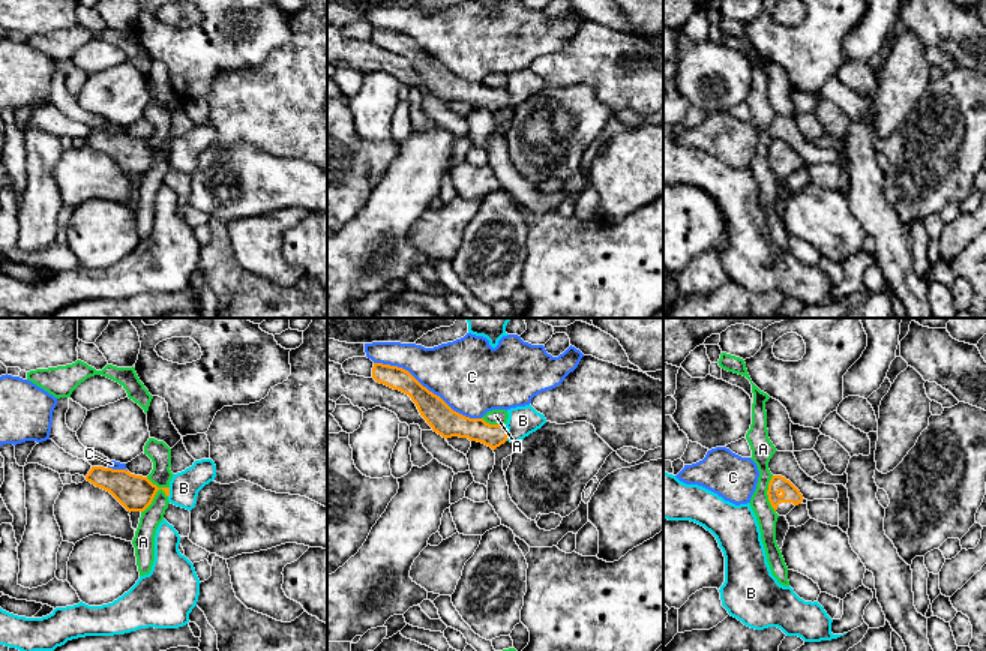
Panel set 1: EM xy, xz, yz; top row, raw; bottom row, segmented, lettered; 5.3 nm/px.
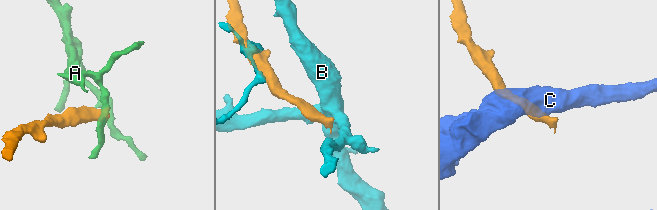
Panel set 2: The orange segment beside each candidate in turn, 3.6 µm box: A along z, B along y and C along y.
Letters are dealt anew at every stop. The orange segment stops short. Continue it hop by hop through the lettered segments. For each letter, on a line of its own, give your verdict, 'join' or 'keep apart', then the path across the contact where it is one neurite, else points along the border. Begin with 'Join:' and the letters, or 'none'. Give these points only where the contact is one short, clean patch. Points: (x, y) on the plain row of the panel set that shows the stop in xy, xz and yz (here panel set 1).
Join: none
A: keep apart | along xy (168, 150), (162, 150), (141, 176)
B: keep apart | along xz (505, 89), (508, 104)
C: keep apart

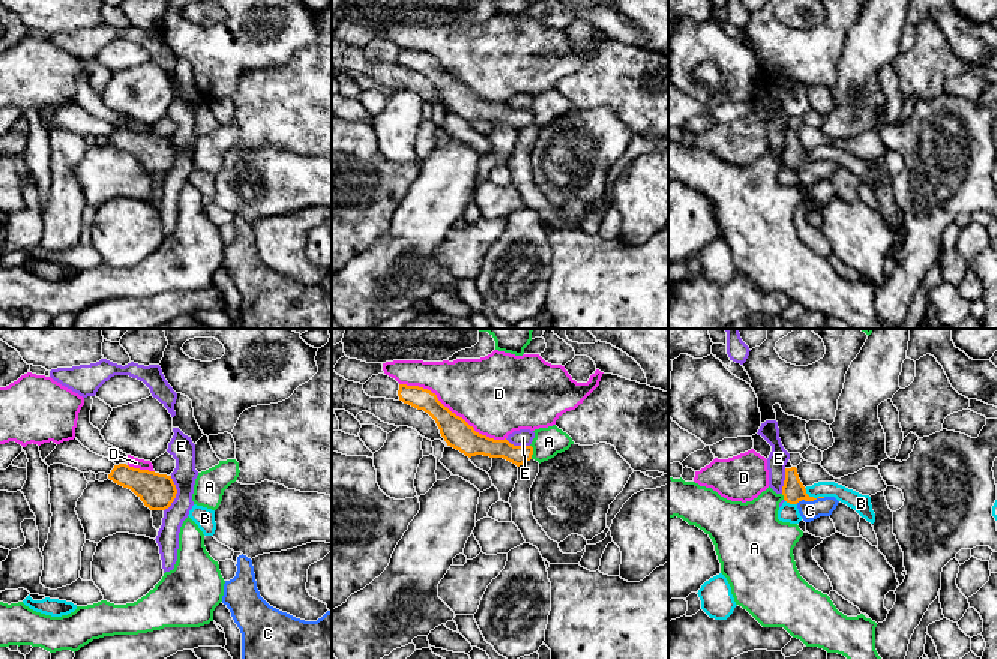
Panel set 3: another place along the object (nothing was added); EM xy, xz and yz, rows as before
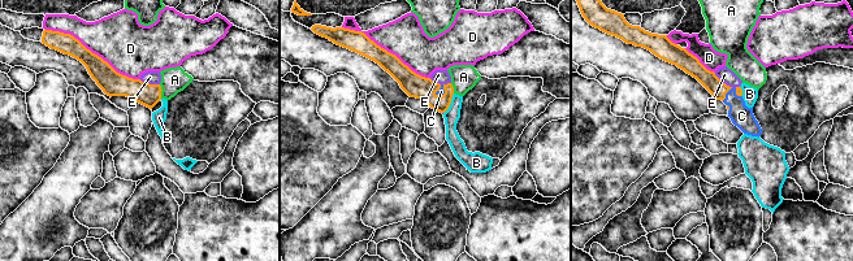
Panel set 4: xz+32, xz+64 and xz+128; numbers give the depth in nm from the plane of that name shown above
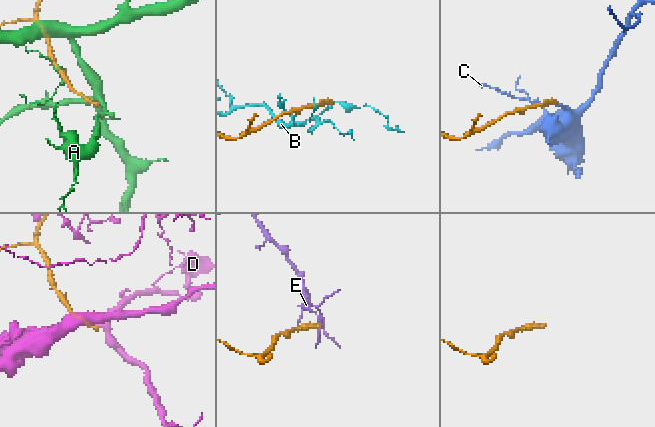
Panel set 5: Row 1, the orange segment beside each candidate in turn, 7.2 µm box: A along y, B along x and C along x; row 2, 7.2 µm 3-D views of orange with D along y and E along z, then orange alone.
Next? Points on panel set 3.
Join: C
A: keep apart | along xz (530, 108), (532, 122)
B: keep apart
C: join | across yz (793, 153), (810, 164), (810, 174)
D: keep apart
E: keep apart | along xy (171, 140), (176, 149), (176, 161), (164, 174)

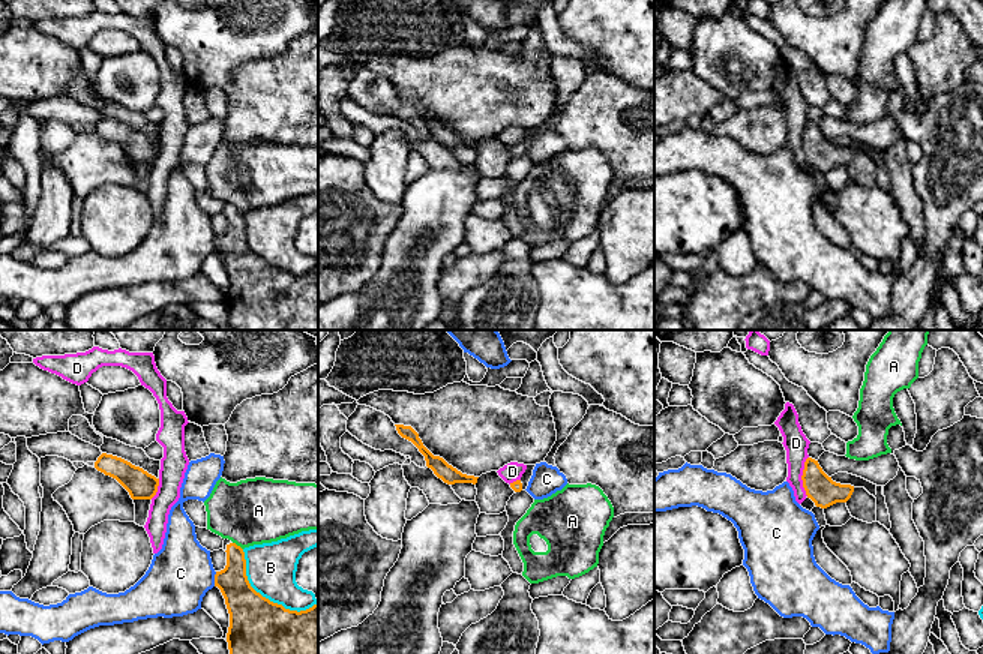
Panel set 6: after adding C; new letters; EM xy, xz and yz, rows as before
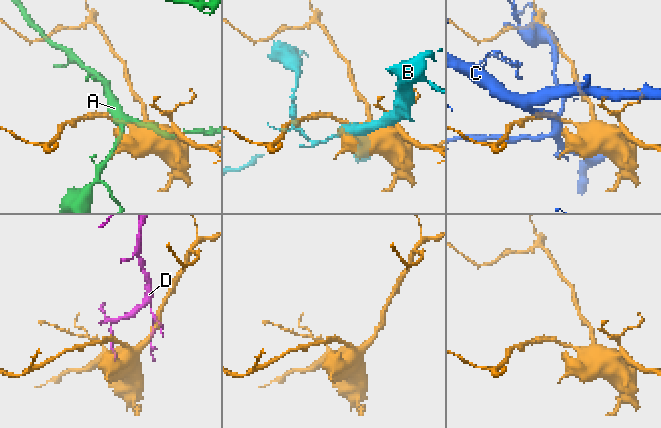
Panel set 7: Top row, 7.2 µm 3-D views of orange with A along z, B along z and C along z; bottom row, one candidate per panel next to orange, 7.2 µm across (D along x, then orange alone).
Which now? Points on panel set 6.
Join: none
A: keep apart
B: keep apart
C: keep apart | along xy (216, 236), (213, 249)
D: keep apart

